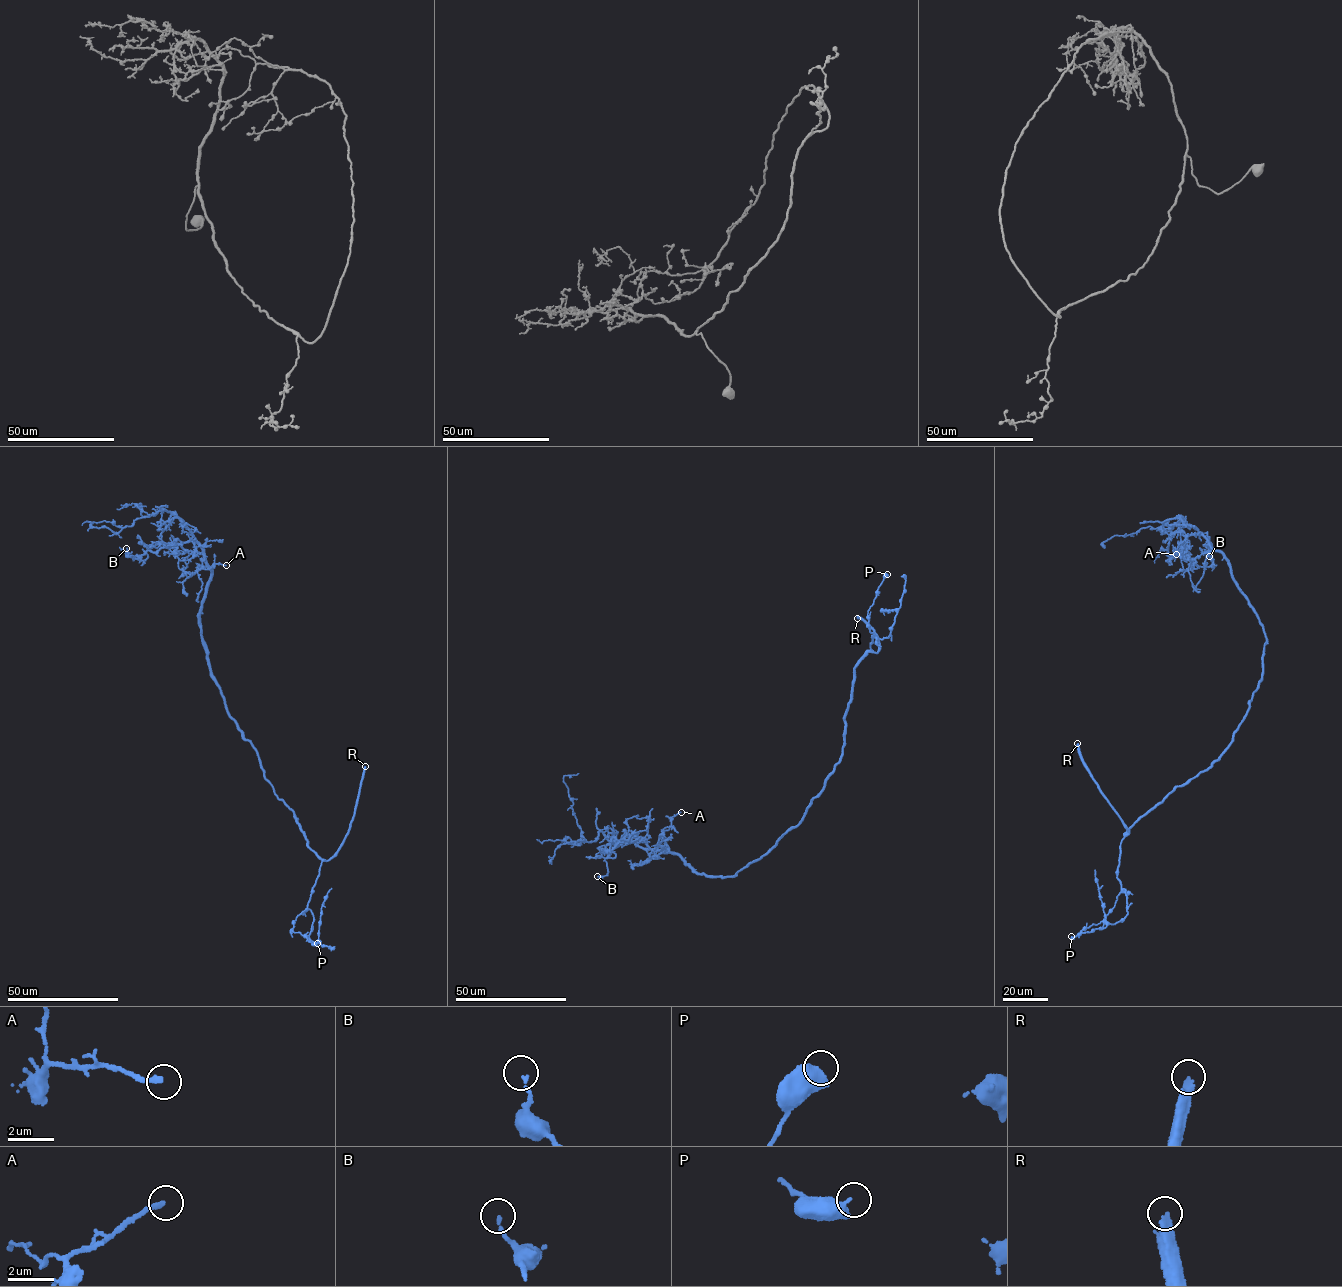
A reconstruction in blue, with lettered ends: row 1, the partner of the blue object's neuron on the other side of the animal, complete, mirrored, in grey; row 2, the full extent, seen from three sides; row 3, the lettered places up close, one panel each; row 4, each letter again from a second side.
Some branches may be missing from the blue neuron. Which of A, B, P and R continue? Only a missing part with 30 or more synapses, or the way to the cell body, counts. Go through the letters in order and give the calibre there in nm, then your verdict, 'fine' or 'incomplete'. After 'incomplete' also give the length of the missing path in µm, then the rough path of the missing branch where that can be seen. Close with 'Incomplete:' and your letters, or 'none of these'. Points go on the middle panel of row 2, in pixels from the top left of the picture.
A: 240 nm | fine
B: 140 nm | fine
P: 440 nm | fine
R: 400 nm | incomplete | 250 µm | (857, 618), (822, 656), (792, 739), (717, 829), (699, 845), (670, 840), (653, 818), (678, 804), (672, 798)
Incomplete: R

